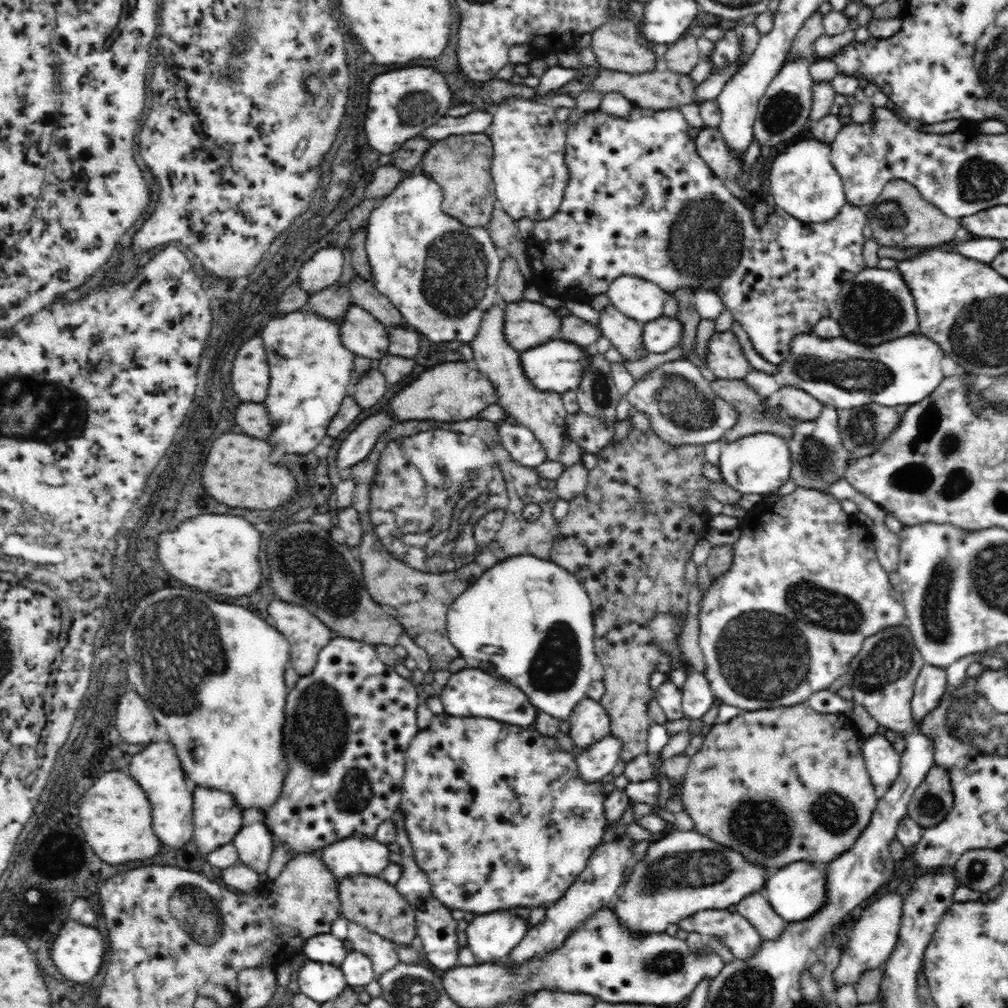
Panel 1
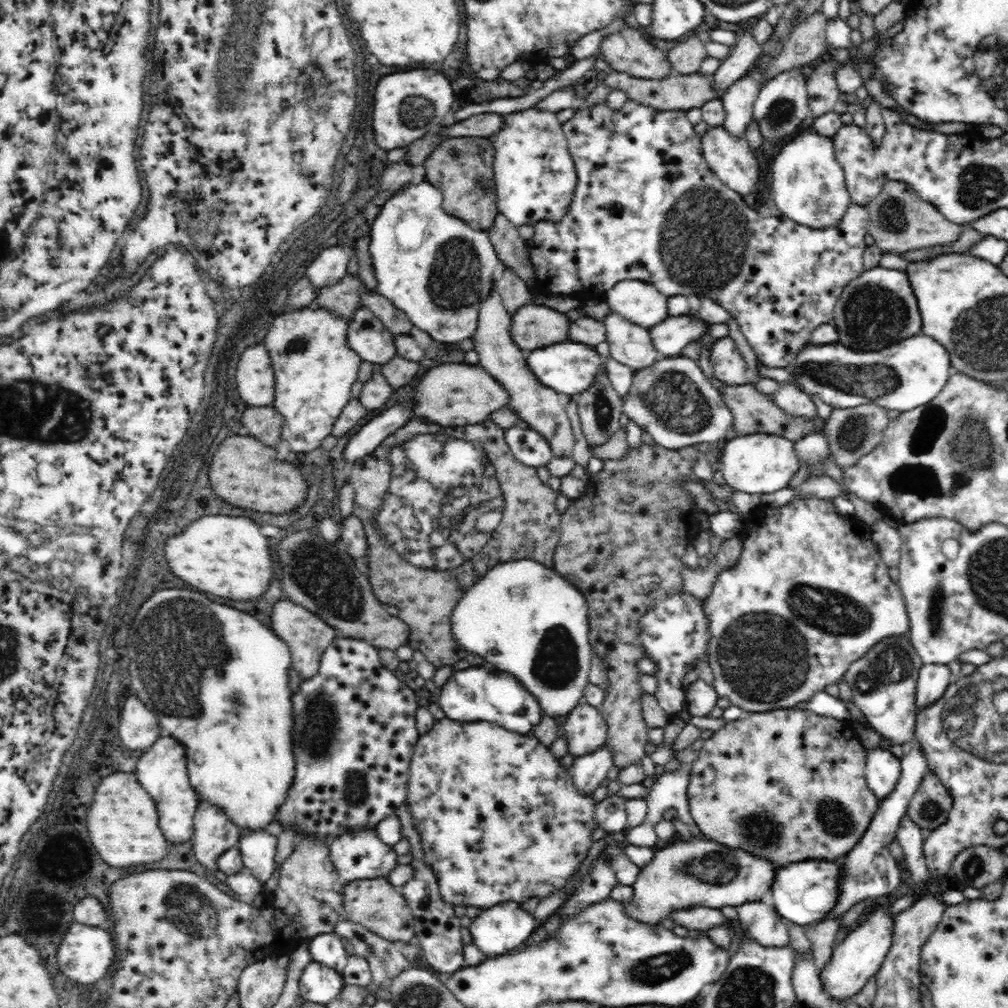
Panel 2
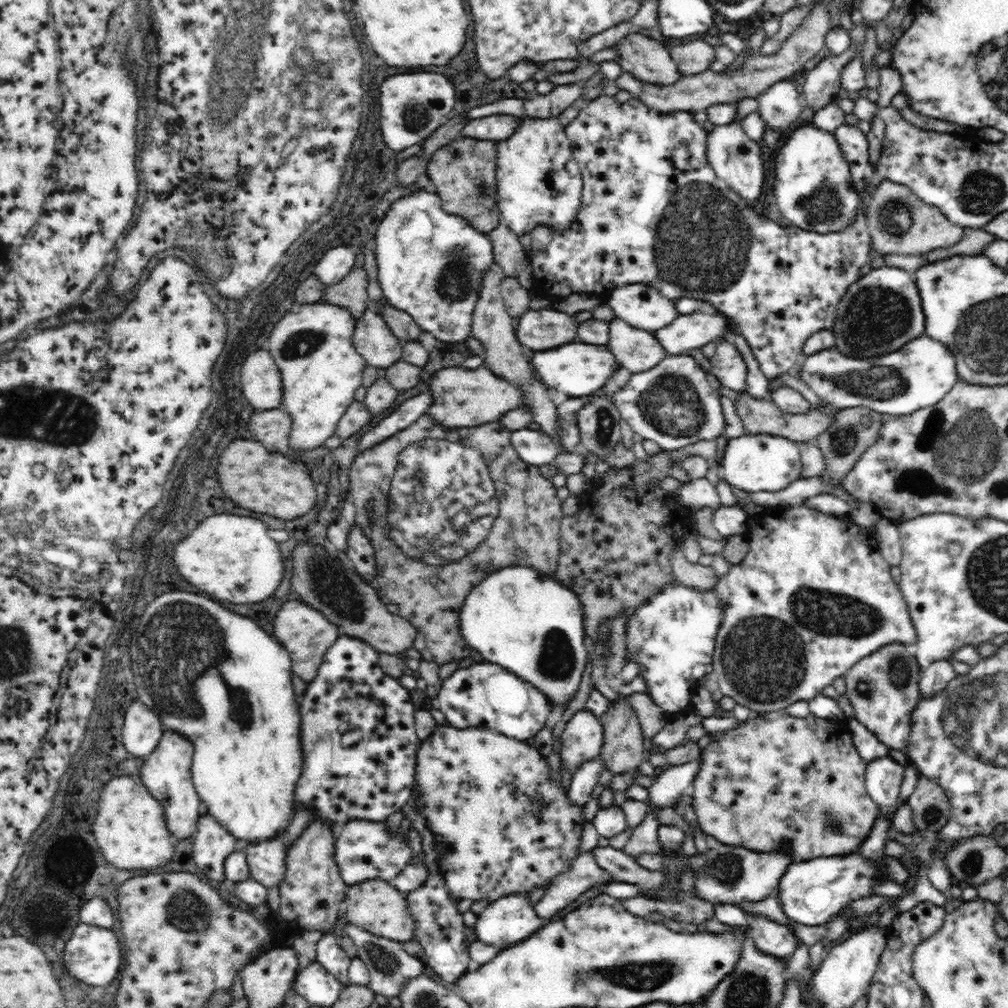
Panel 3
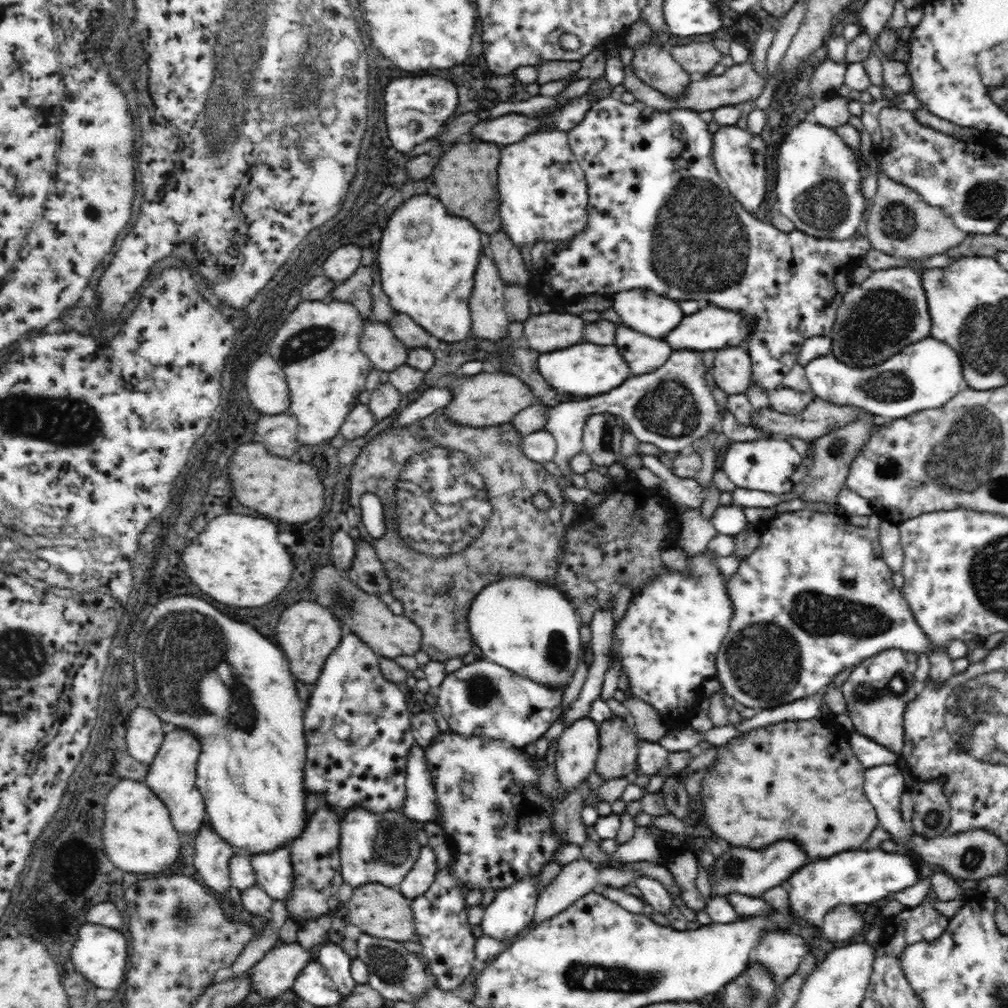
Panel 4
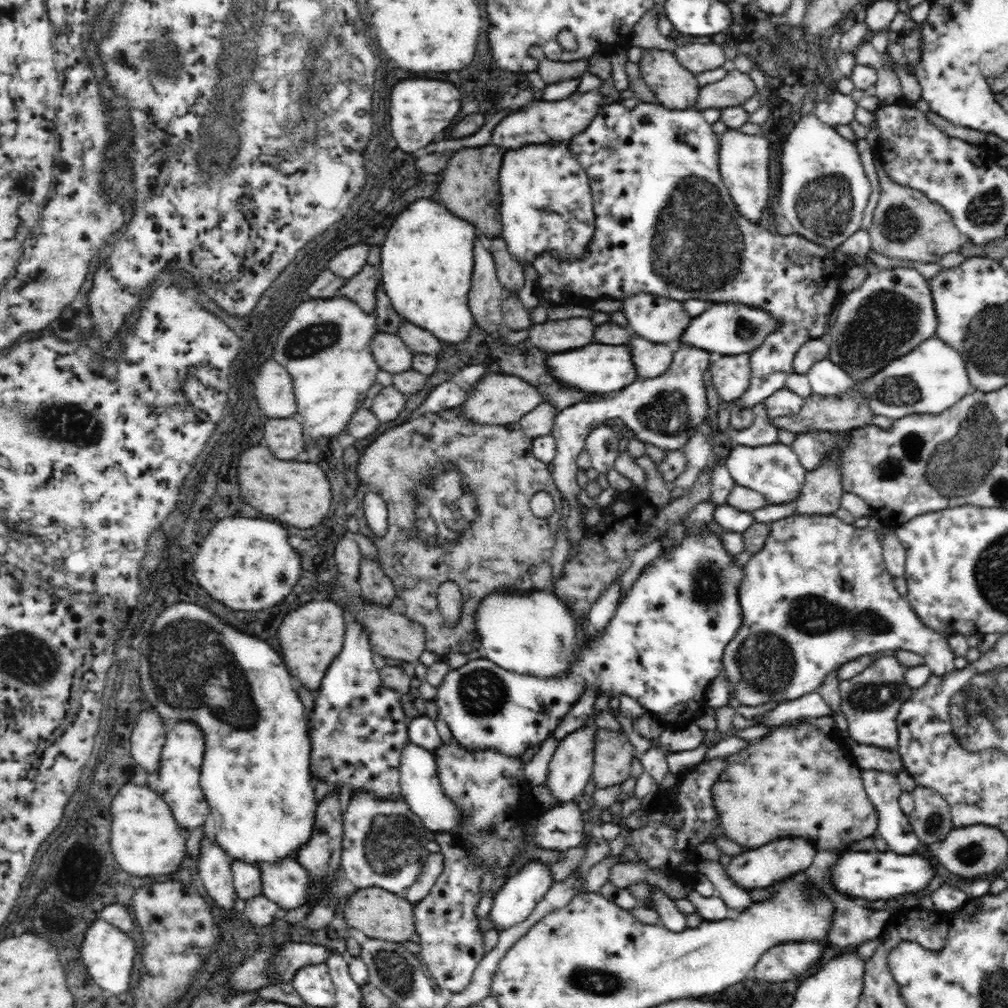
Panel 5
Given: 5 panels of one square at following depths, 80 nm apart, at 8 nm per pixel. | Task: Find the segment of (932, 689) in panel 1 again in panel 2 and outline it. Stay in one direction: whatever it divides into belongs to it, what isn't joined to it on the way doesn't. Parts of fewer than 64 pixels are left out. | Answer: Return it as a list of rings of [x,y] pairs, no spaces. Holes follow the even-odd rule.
[[[926,664],[919,672],[916,704],[920,709],[936,702],[952,682],[952,671],[947,664]]]

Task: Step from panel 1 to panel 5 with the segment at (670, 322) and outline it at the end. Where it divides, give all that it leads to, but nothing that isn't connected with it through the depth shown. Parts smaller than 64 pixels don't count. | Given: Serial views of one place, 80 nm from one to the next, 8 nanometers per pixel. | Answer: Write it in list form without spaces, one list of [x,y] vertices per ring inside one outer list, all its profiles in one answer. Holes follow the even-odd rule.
[[[712,303],[705,313],[693,317],[689,327],[679,338],[679,343],[685,342],[721,356],[724,354],[750,354],[767,339],[772,332],[772,319],[768,320],[768,312],[756,312],[756,307],[740,308],[740,303]]]

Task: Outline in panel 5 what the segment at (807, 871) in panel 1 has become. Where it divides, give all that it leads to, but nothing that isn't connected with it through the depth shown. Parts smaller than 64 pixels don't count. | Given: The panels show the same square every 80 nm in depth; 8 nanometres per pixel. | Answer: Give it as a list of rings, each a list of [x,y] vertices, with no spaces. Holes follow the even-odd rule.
[[[873,850],[868,852],[850,852],[842,854],[840,862],[834,866],[834,886],[842,894],[848,894],[852,900],[863,900],[865,902],[872,900],[886,900],[898,895],[908,896],[908,894],[926,890],[932,884],[933,878],[937,875],[937,870],[933,867],[934,861],[926,855],[918,852],[916,855],[898,855],[895,852]]]

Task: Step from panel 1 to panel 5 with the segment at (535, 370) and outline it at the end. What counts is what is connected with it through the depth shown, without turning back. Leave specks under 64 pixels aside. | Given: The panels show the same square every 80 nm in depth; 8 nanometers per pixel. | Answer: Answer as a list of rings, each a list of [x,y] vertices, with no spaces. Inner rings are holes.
[[[592,343],[582,348],[569,349],[547,358],[547,367],[560,381],[581,388],[584,392],[619,391],[638,378],[637,368],[626,345]]]

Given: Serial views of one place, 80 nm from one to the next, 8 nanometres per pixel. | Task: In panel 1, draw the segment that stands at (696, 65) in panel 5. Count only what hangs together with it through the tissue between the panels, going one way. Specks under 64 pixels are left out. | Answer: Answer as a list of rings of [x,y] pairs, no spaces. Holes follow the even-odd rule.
[[[685,34],[676,44],[668,47],[664,56],[668,70],[690,75],[702,55],[696,41],[696,37]]]

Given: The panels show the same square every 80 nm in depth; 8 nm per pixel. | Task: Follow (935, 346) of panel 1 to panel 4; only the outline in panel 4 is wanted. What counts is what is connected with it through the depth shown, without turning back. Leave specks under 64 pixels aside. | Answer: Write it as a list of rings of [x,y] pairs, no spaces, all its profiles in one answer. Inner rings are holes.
[[[932,336],[906,346],[902,352],[888,357],[886,362],[875,367],[846,366],[846,363],[830,353],[811,360],[805,372],[809,386],[812,387],[812,396],[820,397],[840,407],[845,405],[857,407],[874,416],[884,416],[888,421],[904,418],[924,408],[928,410],[942,408],[956,392],[970,387],[965,381],[957,352]]]

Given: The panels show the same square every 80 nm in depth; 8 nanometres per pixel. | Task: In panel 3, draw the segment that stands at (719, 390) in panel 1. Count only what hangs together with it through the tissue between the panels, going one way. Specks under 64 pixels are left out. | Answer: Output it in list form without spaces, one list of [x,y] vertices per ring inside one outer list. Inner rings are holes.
[[[748,390],[742,392],[740,398],[734,405],[737,415],[740,415],[741,422],[744,423],[745,430],[750,435],[772,435],[781,436],[795,443],[812,441],[816,436],[820,436],[825,430],[830,428],[833,418],[839,410],[830,406],[812,407],[811,411],[805,414],[789,414],[779,410],[769,398],[756,398]]]

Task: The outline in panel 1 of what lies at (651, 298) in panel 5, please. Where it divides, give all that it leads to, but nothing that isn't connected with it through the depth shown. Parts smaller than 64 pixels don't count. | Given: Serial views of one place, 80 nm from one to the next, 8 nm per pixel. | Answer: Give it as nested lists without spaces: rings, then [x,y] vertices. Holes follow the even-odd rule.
[[[620,276],[605,292],[622,314],[646,324],[663,316],[666,292],[652,281],[636,276]]]

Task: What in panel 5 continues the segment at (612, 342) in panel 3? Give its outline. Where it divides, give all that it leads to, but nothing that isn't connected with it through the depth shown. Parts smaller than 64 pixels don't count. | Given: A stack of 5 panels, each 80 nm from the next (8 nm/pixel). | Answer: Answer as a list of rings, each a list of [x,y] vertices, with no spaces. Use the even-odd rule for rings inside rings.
[[[636,334],[627,344],[637,368],[637,376],[657,377],[669,368],[675,346],[654,344]]]

